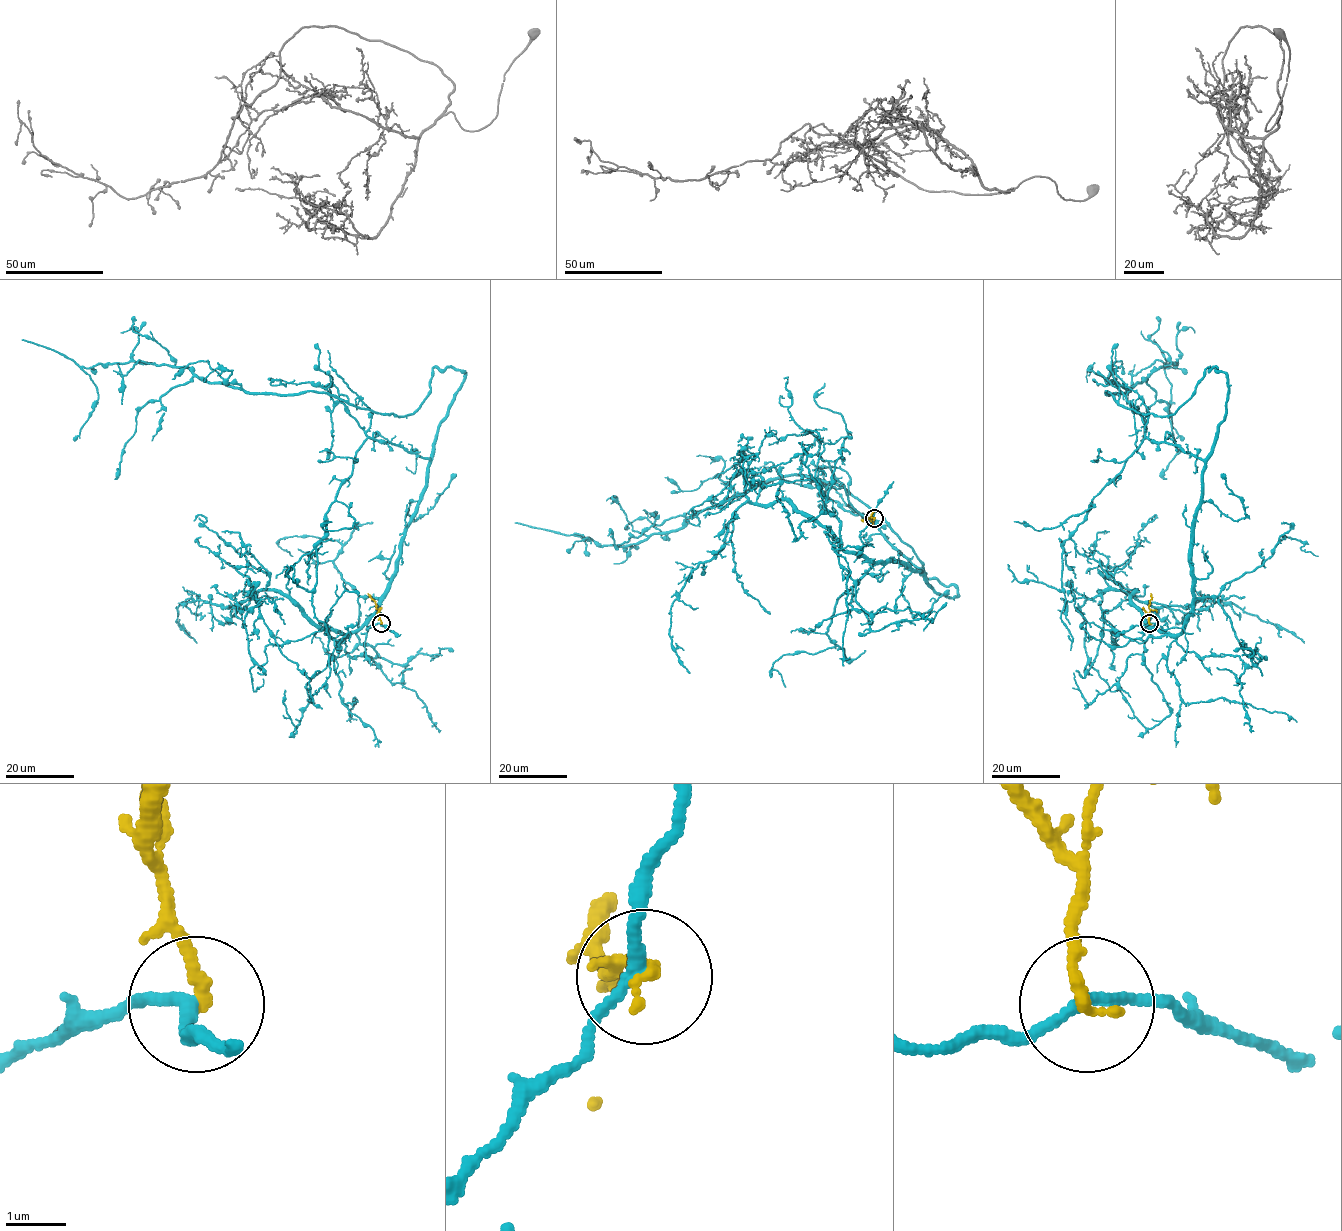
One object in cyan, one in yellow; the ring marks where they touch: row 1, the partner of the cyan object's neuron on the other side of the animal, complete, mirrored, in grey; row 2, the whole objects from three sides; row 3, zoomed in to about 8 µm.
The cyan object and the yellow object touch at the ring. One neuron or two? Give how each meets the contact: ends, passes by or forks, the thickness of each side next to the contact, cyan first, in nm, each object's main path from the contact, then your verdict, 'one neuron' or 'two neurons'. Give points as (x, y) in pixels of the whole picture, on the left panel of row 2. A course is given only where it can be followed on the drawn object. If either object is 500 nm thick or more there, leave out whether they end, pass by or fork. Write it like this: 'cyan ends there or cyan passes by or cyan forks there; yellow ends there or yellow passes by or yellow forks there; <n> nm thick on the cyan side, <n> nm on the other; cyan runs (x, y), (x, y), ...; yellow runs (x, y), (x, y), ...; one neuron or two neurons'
cyan passes by; yellow ends there; 170 nm thick on the cyan side, 240 nm on the other; cyan runs (381, 624), (459, 370), (434, 367), (397, 416), (98, 363), (73, 439); yellow runs (381, 624), (376, 603), (368, 593); two neurons

